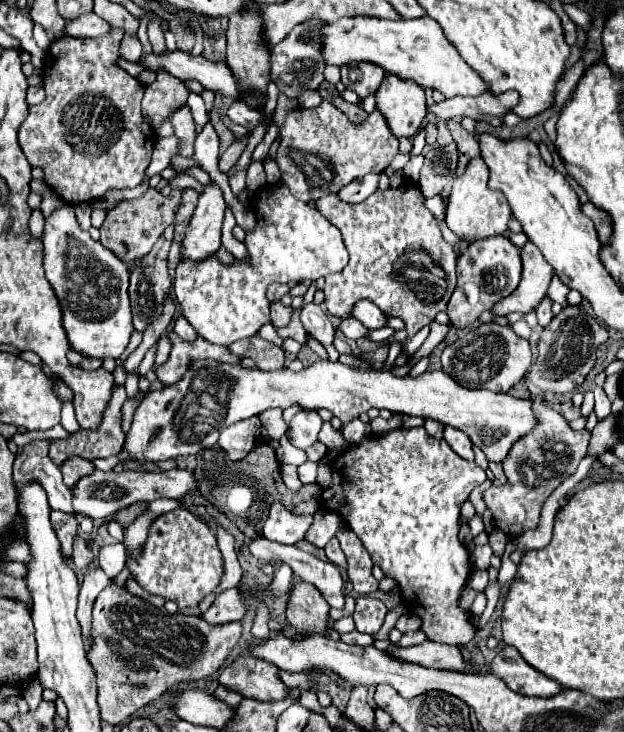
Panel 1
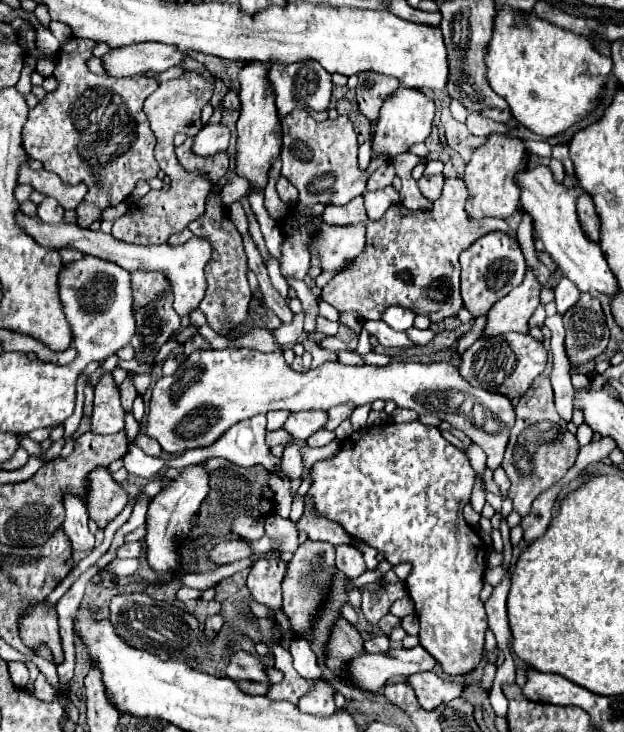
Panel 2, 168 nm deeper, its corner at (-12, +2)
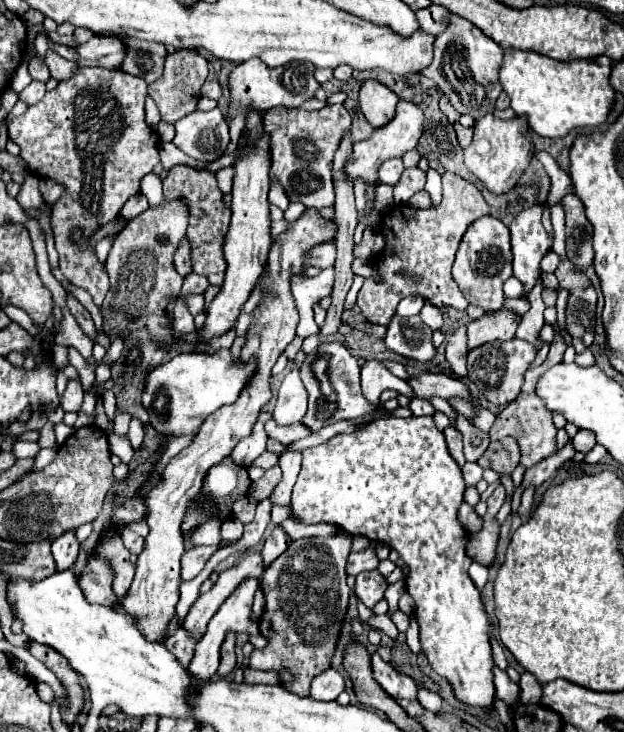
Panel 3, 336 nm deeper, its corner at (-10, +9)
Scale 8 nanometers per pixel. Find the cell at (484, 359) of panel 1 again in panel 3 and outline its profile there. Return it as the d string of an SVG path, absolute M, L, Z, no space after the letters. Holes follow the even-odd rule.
M510 339L510 341L492 341L486 345L480 345L468 353L468 379L484 393L484 397L492 403L506 405L518 397L522 389L522 381L530 365L534 363L538 355L538 349L522 339Z

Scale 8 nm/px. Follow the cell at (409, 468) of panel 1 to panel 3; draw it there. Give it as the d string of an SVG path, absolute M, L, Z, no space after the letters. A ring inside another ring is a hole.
M388 417L370 421L352 433L336 435L320 447L304 449L302 471L292 491L292 509L302 523L332 523L346 533L386 543L390 549L398 551L408 567L406 591L416 603L414 617L430 667L452 683L460 701L472 707L490 707L494 699L490 623L480 591L468 575L468 567L472 565L472 559L466 555L468 531L456 517L464 489L462 469L448 453L444 433L434 425L432 417Z

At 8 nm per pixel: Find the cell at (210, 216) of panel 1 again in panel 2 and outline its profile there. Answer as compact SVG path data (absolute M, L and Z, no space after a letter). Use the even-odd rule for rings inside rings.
M16 212L16 224L20 224L20 228L24 232L28 232L28 236L32 236L40 246L44 246L48 250L76 248L76 250L80 250L84 254L92 254L92 256L110 260L110 262L122 266L128 272L134 272L134 270L162 270L162 272L166 272L166 276L172 282L172 290L174 290L172 292L174 294L174 310L178 312L180 318L184 318L192 310L196 310L198 304L202 302L204 294L206 294L204 266L210 260L212 246L204 238L192 236L182 246L170 246L170 244L162 244L162 246L136 246L136 244L120 242L120 240L112 238L112 234L104 234L100 230L92 232L92 230L86 230L86 228L78 228L76 224L66 224L66 222L46 224L38 216L26 216L24 212Z

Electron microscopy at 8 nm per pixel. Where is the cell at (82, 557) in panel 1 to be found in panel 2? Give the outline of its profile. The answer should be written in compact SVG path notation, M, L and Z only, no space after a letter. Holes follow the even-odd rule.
M128 542L122 548L118 548L118 558L140 558L142 544L140 542Z

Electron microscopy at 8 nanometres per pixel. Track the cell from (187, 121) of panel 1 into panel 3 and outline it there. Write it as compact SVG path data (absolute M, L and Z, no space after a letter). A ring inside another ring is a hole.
M176 165L168 171L168 177L164 179L164 197L166 199L186 197L190 205L190 225L186 235L192 245L192 271L204 275L210 281L210 285L220 287L224 283L226 273L226 259L222 253L222 245L228 233L232 211L222 201L222 191L218 189L216 183L216 173L200 171L190 165Z

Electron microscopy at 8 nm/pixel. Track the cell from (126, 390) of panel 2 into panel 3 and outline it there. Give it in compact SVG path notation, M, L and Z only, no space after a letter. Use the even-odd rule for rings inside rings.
M118 411L114 413L114 433L128 433L128 423L130 423L130 415L126 411Z

